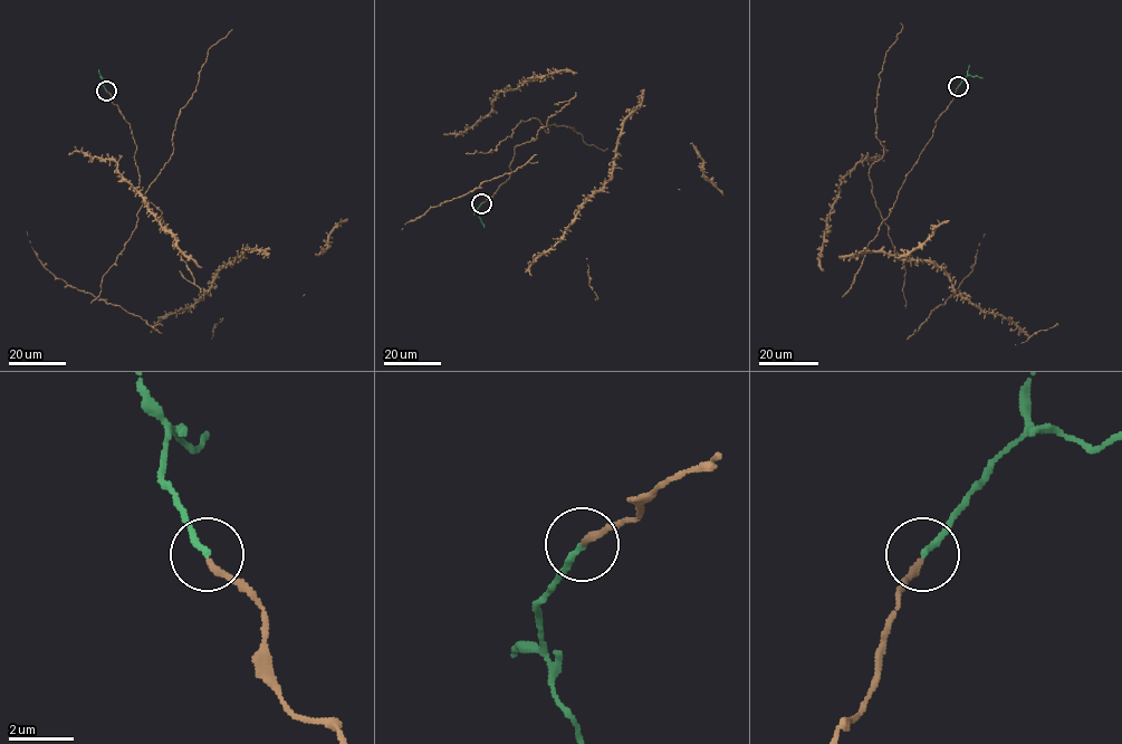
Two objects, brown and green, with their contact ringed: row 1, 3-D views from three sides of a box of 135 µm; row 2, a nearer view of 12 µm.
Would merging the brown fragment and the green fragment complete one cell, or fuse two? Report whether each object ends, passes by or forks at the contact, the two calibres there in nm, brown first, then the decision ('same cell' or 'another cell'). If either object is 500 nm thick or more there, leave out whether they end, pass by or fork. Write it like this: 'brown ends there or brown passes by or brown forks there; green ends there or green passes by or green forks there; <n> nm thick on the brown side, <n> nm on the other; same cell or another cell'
brown ends there; green ends there; 200 nm thick on the brown side, 190 nm on the other; same cell

